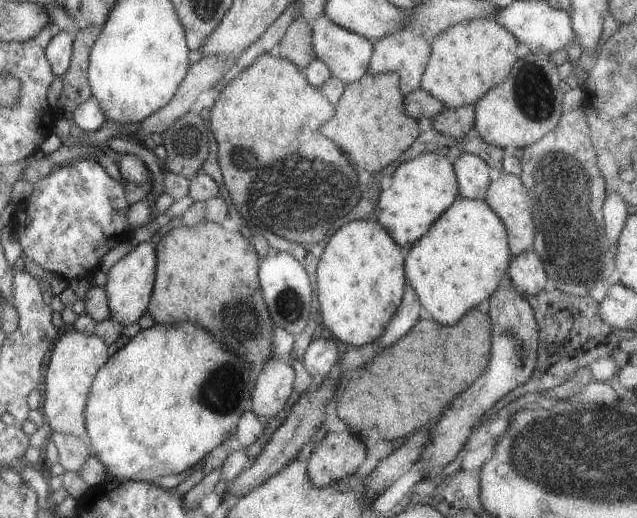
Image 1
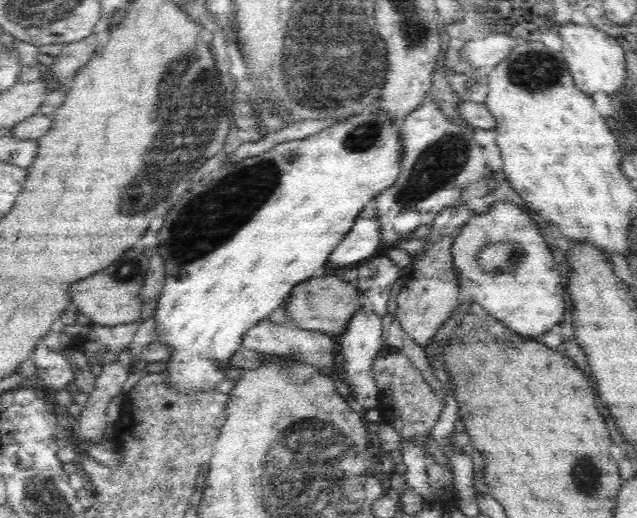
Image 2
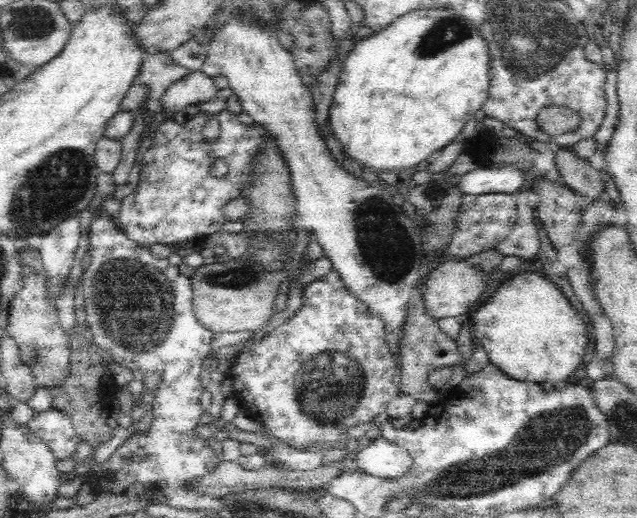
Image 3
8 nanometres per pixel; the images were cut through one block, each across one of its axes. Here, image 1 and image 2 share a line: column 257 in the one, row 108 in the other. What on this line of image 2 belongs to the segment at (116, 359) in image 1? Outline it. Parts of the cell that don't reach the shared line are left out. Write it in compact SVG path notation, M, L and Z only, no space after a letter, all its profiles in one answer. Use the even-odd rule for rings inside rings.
M376 106L366 107L357 115L352 115L345 121L340 121L326 130L307 137L304 140L286 141L274 146L268 152L259 156L243 159L238 164L225 166L217 172L218 176L210 180L210 184L202 186L192 186L180 200L174 204L174 208L166 214L162 226L157 233L159 241L156 249L164 257L164 267L166 267L166 281L158 296L156 308L152 313L156 315L156 333L158 341L170 345L170 354L164 360L167 368L162 371L168 379L170 387L176 387L180 393L195 393L196 391L210 392L217 390L218 384L225 378L222 366L229 363L231 356L240 348L242 337L257 322L267 319L280 304L284 303L290 291L304 280L309 280L323 272L326 260L329 259L332 251L337 247L346 234L350 232L358 214L369 204L373 203L378 194L390 188L398 179L401 172L401 163L403 158L403 147L400 129L398 125L392 123L386 115L376 111Z

